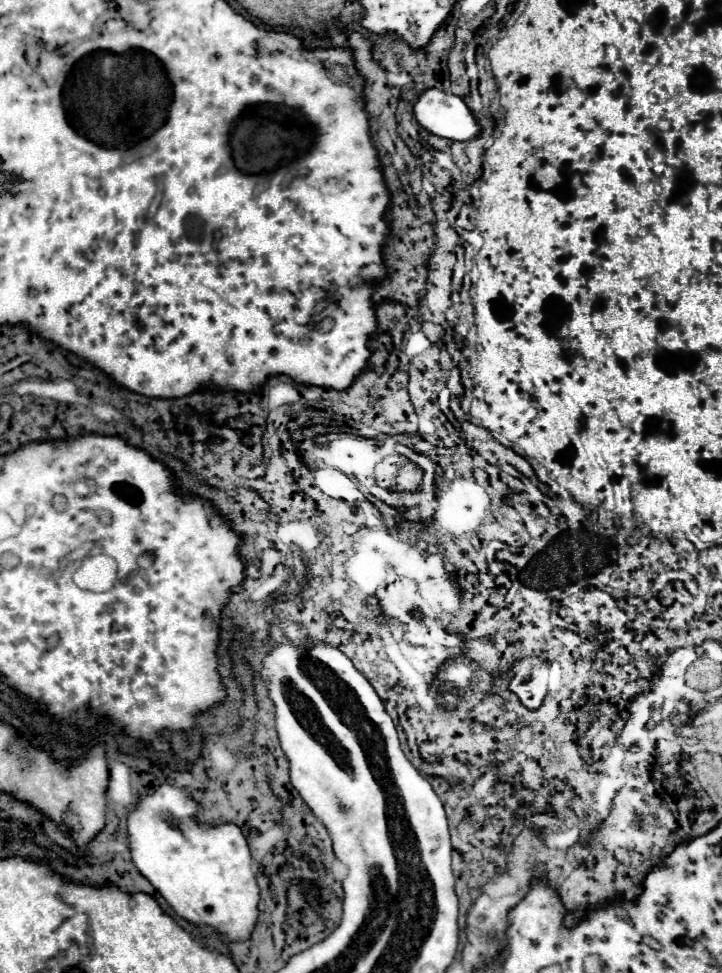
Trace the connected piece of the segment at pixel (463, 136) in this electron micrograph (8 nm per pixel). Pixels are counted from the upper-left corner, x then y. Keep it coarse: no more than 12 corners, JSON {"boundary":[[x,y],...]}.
{"boundary":[[428,89],[414,105],[432,135],[472,141],[482,127],[452,93]]}

